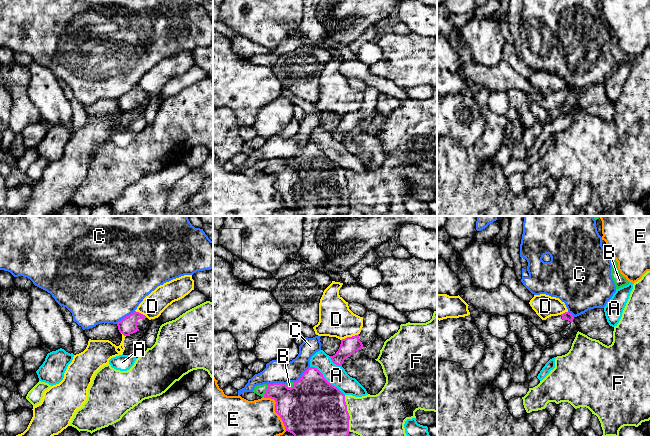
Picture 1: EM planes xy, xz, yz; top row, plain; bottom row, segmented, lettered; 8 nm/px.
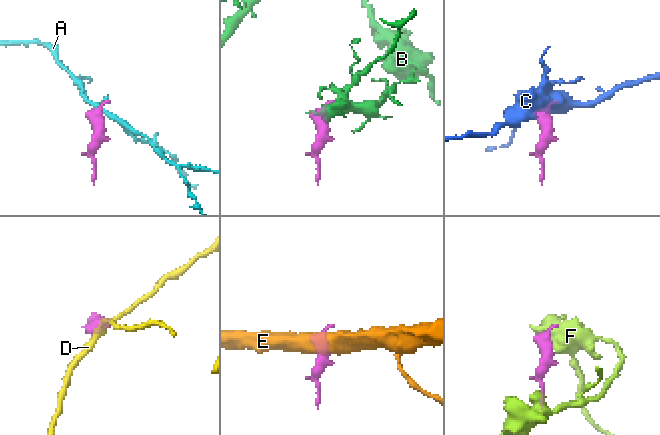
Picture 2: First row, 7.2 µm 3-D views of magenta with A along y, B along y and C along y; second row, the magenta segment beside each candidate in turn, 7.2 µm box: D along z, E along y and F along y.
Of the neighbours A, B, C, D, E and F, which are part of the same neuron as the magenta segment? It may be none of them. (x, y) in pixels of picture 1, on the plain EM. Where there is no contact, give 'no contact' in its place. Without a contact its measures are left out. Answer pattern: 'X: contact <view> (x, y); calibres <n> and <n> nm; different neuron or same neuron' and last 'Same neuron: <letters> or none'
A: contact xz (326, 156); calibres 480 and 160 nm; different neuron
B: contact xz (266, 167); calibres 280 and 90 nm; different neuron
C: contact xy (126, 92); calibres 140 and 500 nm; different neuron
D: contact xz (349, 113); calibres 140 and 280 nm; different neuron
E: contact xz (275, 186); calibres 420 and 420 nm; different neuron
F: contact xz (348, 189); calibres 480 and 400 nm; different neuron
Same neuron: none

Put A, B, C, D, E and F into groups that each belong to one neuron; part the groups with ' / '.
A / B / C / D / E / F

